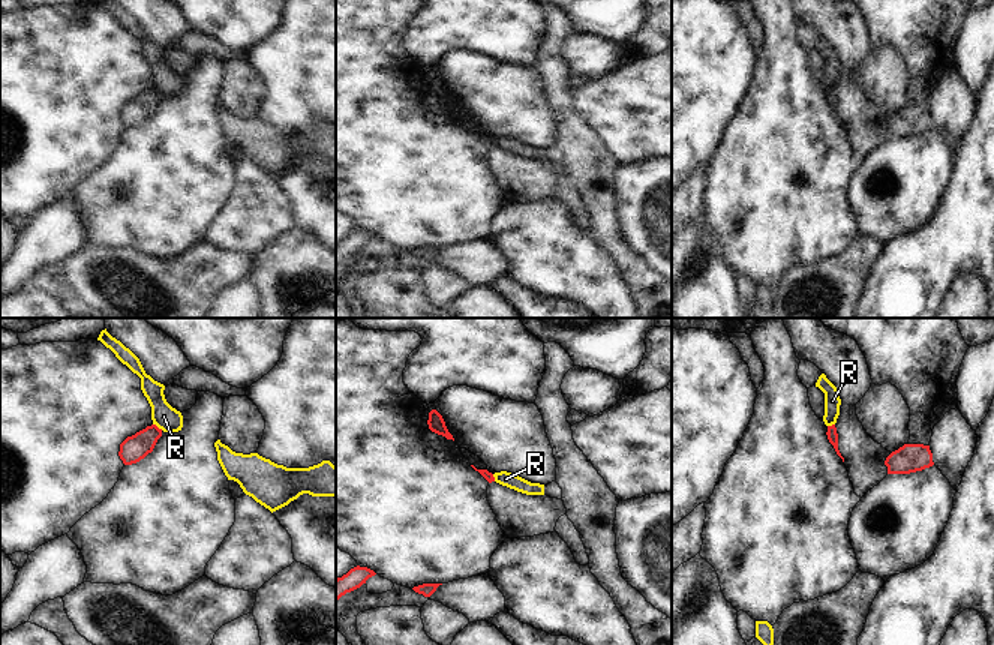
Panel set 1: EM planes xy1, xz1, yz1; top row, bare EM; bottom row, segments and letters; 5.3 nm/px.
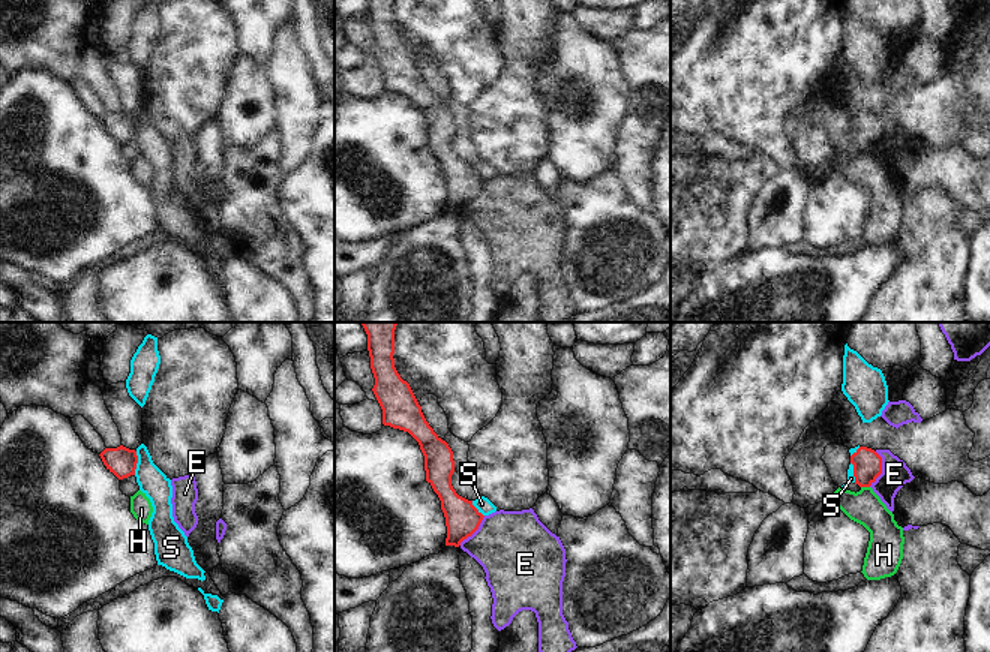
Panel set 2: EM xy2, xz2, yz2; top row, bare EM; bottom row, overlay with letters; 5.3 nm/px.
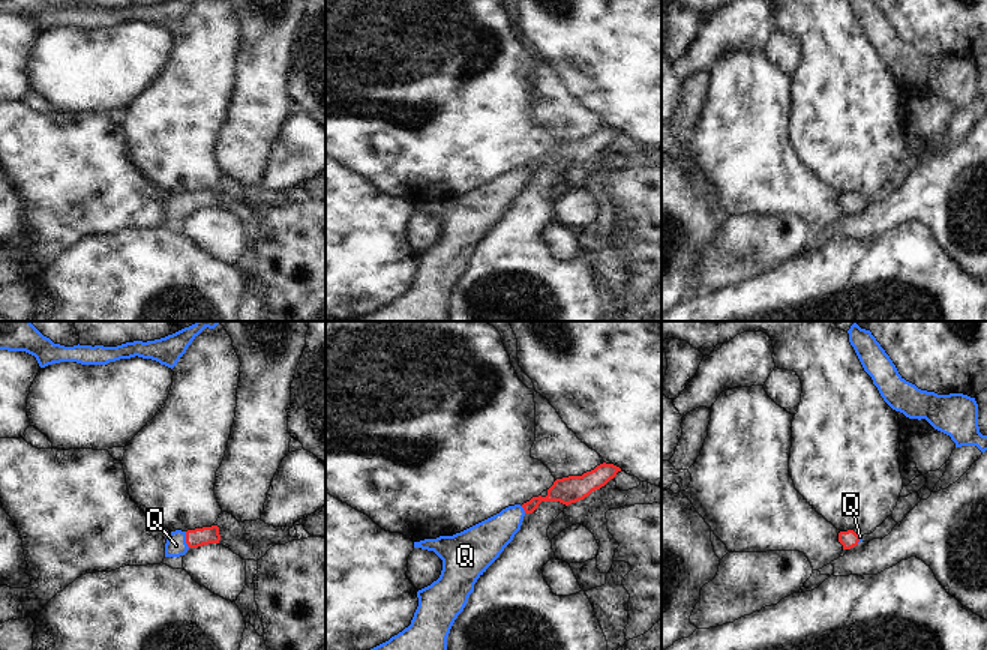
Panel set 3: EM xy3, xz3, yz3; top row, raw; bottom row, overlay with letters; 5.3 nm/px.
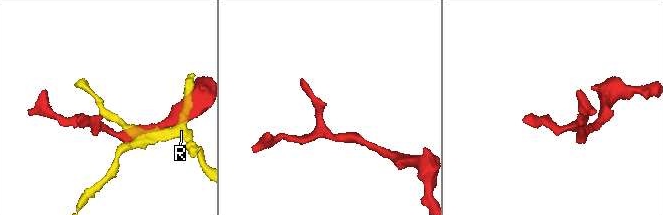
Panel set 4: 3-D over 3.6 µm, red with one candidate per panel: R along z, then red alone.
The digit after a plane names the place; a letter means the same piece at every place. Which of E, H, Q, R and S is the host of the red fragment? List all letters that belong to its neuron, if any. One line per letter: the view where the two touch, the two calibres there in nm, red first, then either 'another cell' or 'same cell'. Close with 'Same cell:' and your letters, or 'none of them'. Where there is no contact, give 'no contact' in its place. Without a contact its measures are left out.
E: yz2 | 160/140 nm | another cell
H: yz2 | 160/190 nm | another cell
Q: xy3 | 100/120 nm | same cell
R: xy1 | 140/140 nm | another cell
S: xy2 | 160/150 nm | another cell
Same cell: Q

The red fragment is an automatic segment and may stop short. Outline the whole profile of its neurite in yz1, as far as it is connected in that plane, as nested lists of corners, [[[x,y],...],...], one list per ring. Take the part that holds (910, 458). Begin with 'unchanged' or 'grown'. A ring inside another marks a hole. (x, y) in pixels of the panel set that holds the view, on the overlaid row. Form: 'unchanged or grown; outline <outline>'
unchanged; outline [[[904,444],[886,458],[885,465],[888,474],[910,474],[930,468],[934,462],[930,446]]]

